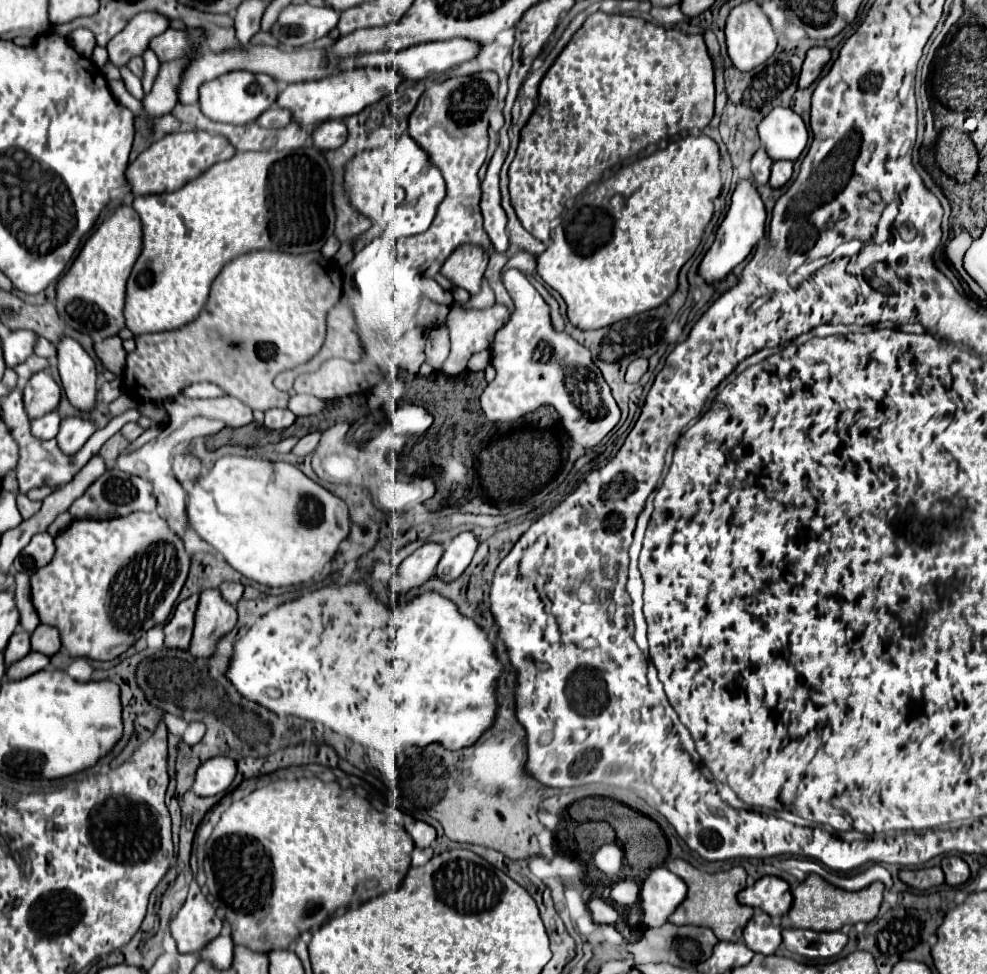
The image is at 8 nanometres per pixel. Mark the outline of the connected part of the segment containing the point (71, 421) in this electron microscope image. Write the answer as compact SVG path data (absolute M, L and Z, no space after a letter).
M82 417L62 419L60 431L56 435L60 451L66 453L66 455L76 453L94 431L96 431L96 427L88 419L82 419Z

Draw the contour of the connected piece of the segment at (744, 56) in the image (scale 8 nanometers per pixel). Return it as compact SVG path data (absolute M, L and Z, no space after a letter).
M756 1L742 3L730 11L726 21L726 45L728 55L738 71L750 71L754 67L766 64L768 57L776 51L776 33L770 25L770 19L762 13Z

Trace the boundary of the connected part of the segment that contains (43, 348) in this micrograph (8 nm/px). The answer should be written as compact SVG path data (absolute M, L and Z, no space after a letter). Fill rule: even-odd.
M40 337L38 343L36 343L36 351L34 353L40 355L40 357L46 357L46 359L52 359L52 357L56 357L56 347L48 339L42 339Z

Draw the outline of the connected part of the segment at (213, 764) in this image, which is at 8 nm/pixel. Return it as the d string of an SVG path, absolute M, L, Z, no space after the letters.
M214 757L198 769L192 789L200 797L218 795L230 787L234 777L236 777L236 761L230 761L228 757Z

